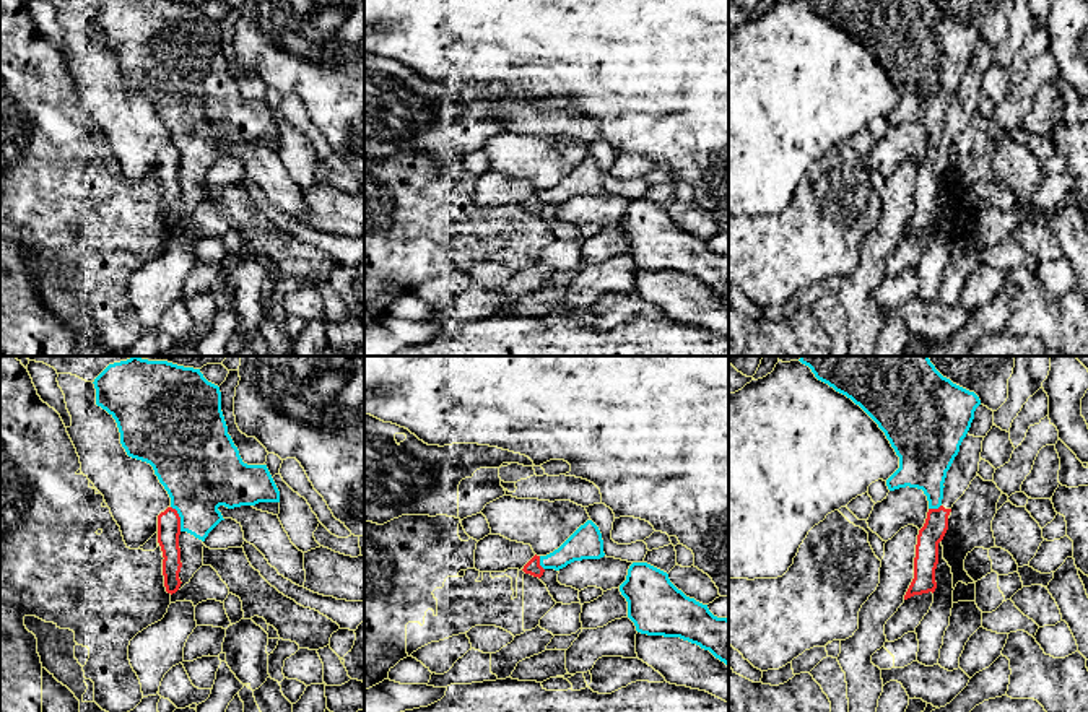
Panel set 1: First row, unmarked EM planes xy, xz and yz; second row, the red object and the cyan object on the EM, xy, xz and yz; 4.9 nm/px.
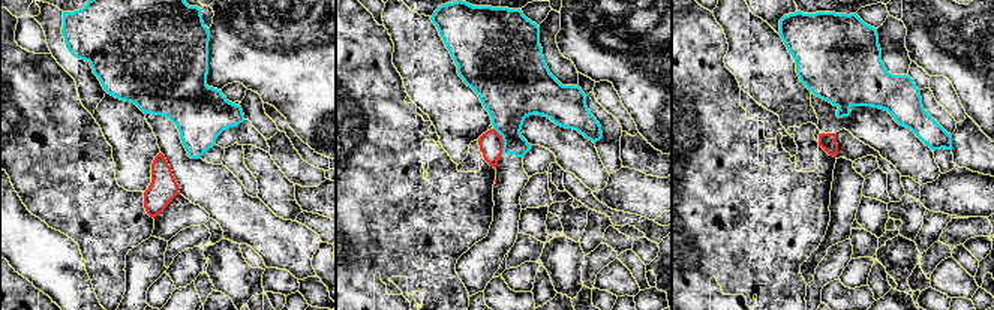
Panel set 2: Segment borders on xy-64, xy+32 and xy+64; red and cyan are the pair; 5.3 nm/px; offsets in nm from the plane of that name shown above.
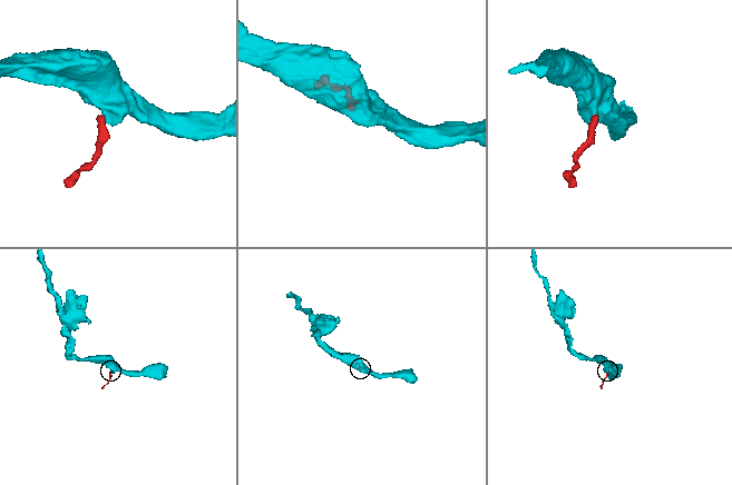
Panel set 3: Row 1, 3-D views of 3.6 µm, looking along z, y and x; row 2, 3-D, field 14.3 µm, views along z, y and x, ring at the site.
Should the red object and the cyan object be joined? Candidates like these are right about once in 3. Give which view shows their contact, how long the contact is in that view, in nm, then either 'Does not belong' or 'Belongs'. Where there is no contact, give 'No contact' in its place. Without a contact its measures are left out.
Touches red in xy. Shared border 140 nm. Does not belong

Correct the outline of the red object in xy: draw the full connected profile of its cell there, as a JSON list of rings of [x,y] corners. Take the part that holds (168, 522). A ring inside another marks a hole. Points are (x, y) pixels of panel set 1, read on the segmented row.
[[[168,507],[158,515],[158,543],[163,551],[163,575],[164,587],[168,593],[176,593],[181,587],[179,572],[182,567],[181,562],[181,517],[176,509]]]

